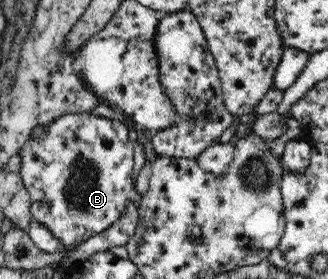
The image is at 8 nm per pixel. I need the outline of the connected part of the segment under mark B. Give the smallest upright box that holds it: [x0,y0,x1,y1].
[18,112,134,249]

